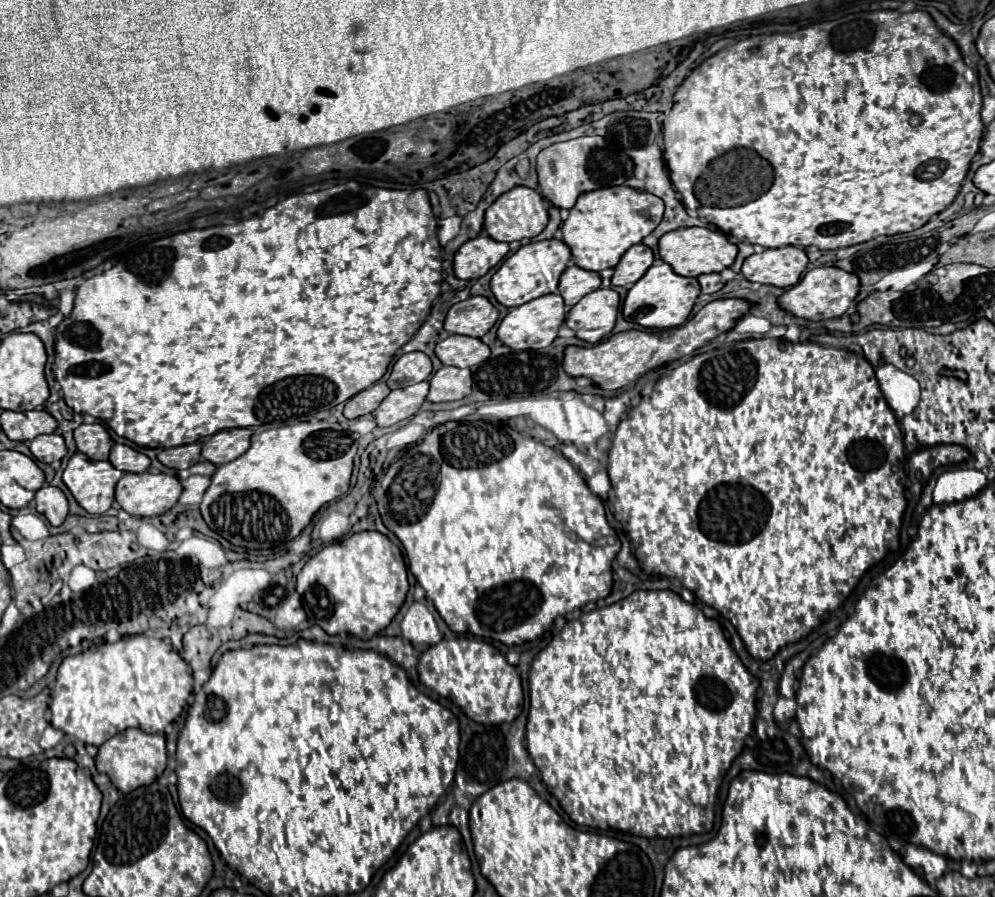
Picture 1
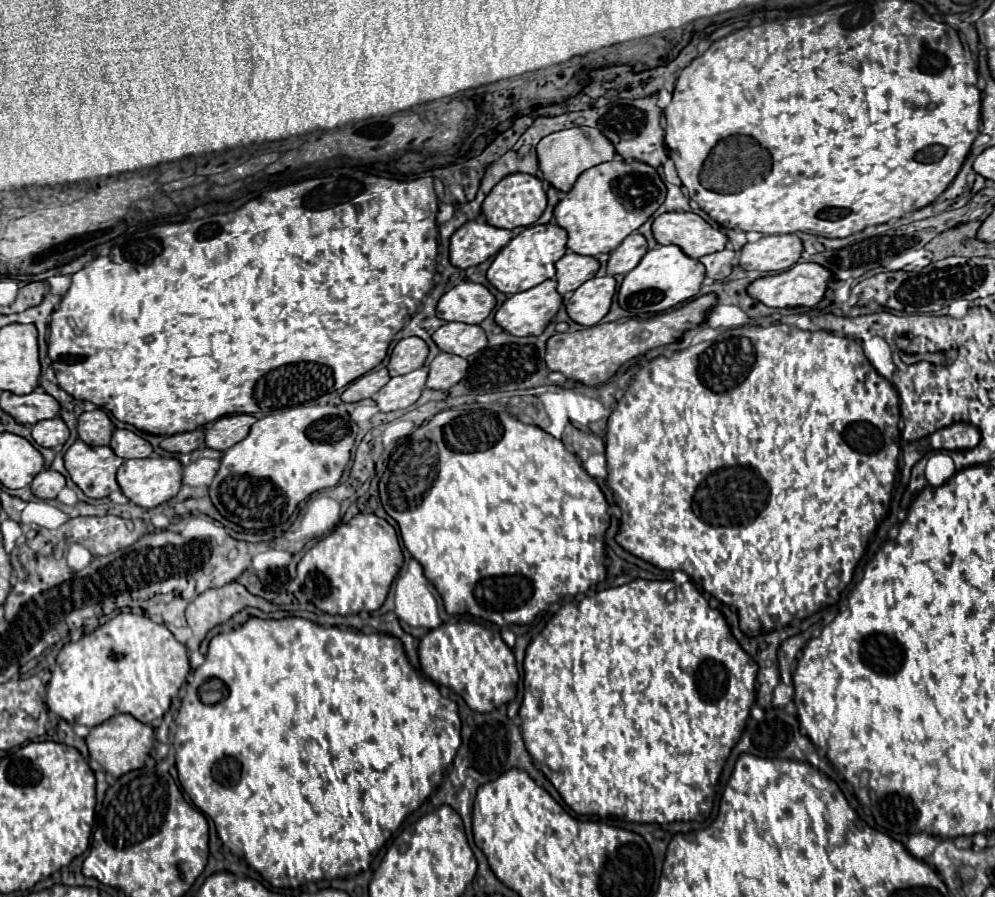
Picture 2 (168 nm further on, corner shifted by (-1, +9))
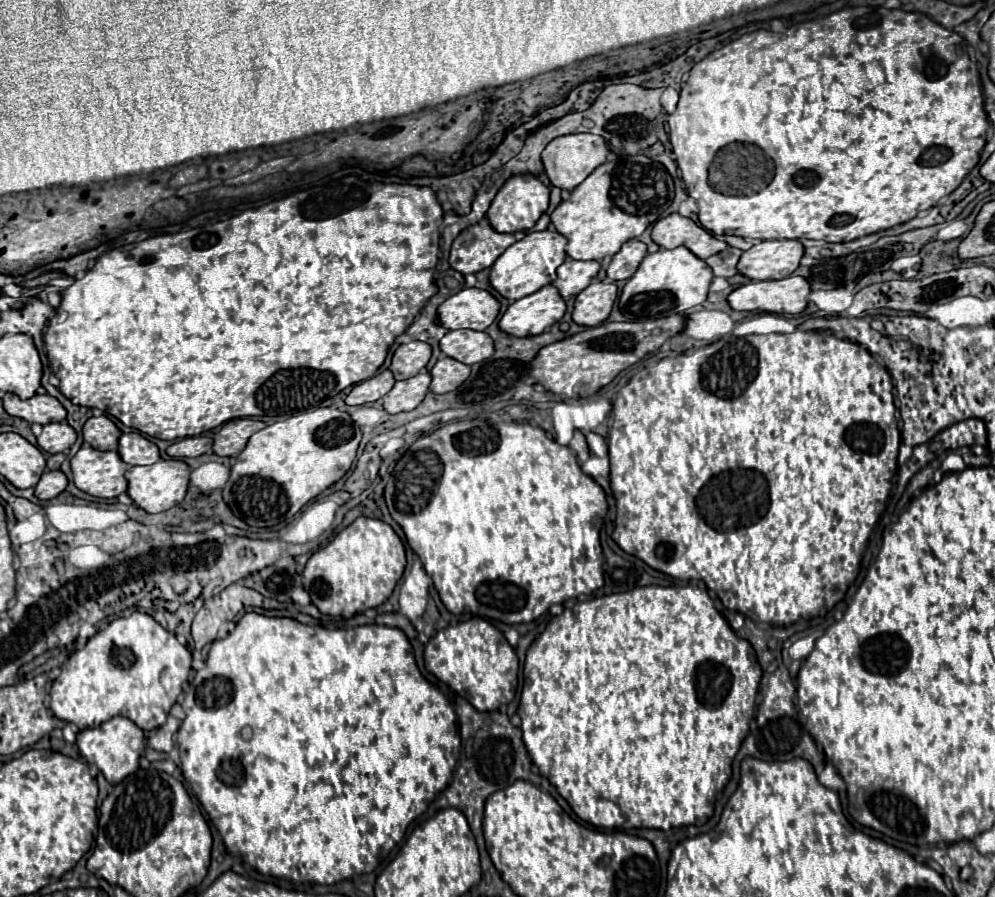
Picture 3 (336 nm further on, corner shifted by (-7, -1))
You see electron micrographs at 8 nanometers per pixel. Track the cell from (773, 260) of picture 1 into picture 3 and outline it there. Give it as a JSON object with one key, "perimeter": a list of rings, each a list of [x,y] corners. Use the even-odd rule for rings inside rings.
{"perimeter":[[[763,240],[741,254],[737,270],[751,280],[779,280],[797,270],[801,256],[799,240]]]}

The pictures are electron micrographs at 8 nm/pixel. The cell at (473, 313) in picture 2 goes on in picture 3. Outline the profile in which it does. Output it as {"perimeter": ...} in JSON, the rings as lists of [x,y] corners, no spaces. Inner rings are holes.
{"perimeter":[[[465,288],[449,296],[437,310],[441,326],[447,330],[471,328],[485,330],[499,314],[499,302],[493,294],[481,288]]]}

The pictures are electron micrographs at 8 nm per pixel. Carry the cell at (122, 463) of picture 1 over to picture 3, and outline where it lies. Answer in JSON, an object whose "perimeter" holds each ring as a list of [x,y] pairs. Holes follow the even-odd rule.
{"perimeter":[[[129,432],[121,436],[119,454],[131,466],[155,464],[159,460],[159,448],[139,432]]]}

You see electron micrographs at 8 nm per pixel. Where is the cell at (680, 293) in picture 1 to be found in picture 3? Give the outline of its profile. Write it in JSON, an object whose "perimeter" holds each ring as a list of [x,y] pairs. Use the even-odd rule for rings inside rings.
{"perimeter":[[[677,246],[673,250],[661,248],[653,254],[647,254],[639,264],[637,272],[627,280],[619,296],[619,310],[627,320],[685,314],[687,310],[705,302],[711,280],[713,280],[713,270],[705,264],[705,260],[697,258],[685,246]]]}

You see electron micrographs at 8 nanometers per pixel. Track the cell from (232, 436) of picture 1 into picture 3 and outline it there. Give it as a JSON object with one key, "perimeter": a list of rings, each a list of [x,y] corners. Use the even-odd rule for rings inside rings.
{"perimeter":[[[237,418],[237,420],[229,420],[227,424],[221,426],[221,430],[215,432],[215,444],[213,444],[213,452],[219,456],[239,456],[239,452],[245,448],[245,444],[249,442],[249,438],[261,430],[265,426],[265,422],[261,420],[253,420],[253,418]]]}

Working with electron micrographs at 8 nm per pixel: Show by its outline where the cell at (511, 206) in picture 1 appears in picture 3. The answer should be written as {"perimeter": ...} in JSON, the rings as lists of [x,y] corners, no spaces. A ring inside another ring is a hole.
{"perimeter":[[[517,174],[507,178],[507,182],[501,186],[501,190],[497,192],[497,196],[493,198],[487,210],[487,218],[497,232],[513,234],[517,230],[533,228],[539,216],[547,210],[547,206],[549,206],[549,188],[533,174]]]}

